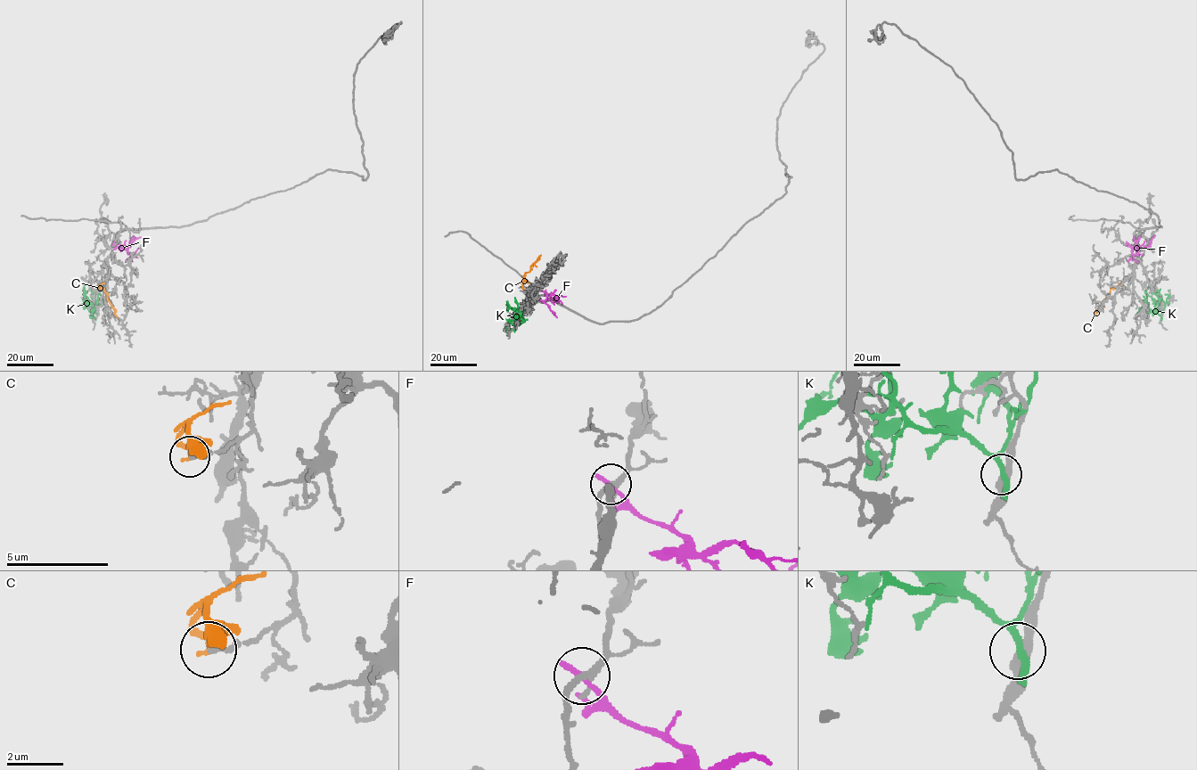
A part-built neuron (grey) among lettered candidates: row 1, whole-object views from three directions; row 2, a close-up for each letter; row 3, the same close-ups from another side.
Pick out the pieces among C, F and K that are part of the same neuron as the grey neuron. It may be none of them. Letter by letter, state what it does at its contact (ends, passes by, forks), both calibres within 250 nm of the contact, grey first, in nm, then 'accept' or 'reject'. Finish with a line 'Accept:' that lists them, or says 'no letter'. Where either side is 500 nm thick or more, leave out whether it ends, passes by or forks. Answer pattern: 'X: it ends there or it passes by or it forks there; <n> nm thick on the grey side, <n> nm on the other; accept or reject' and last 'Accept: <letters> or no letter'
C: it passes by; 130 nm thick on the grey side, 150 nm on the other; reject
F: it ends there; 190 nm thick on the grey side, 280 nm on the other; reject
K: it forks there; 400 nm thick on the grey side, 200 nm on the other; reject
Accept: no letter

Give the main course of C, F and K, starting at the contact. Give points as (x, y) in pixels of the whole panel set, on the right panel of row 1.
C: (1124, 289), (1121, 285), (1110, 288), (1093, 318)
F: (1125, 244), (1132, 248), (1147, 247), (1155, 235)
K: (1160, 317), (1149, 309), (1145, 301), (1149, 284)

